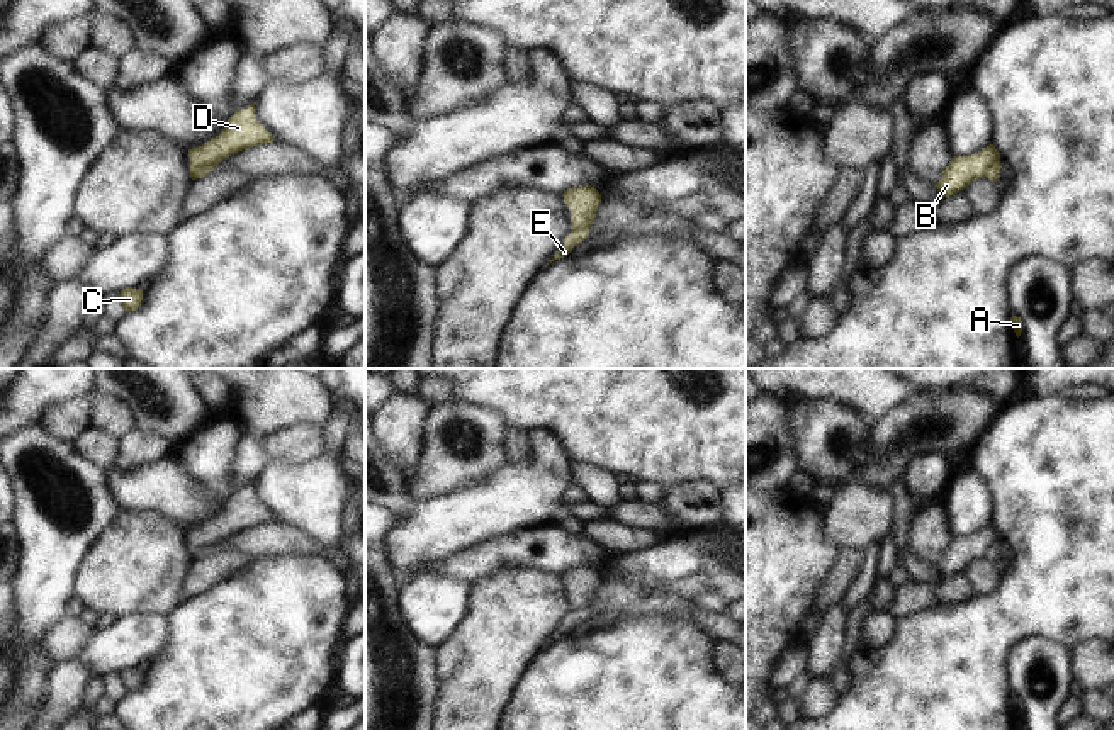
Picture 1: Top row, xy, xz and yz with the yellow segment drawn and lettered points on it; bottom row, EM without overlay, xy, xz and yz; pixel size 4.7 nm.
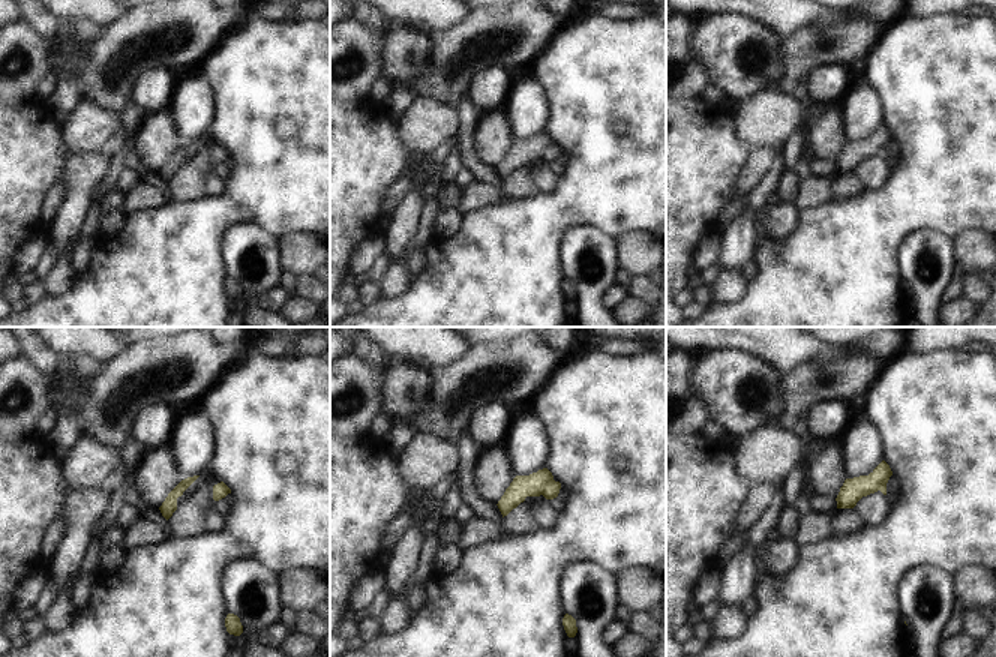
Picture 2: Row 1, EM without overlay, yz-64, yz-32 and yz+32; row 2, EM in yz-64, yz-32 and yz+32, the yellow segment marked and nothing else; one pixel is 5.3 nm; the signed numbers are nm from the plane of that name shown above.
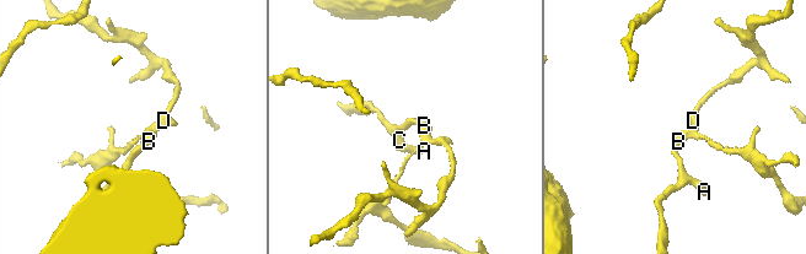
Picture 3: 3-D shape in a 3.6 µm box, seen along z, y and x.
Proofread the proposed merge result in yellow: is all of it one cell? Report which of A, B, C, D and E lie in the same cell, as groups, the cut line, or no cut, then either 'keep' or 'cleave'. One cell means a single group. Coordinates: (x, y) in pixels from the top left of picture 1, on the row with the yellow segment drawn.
A B C D / E; cut in xz along (588, 230), (571, 231); cleave

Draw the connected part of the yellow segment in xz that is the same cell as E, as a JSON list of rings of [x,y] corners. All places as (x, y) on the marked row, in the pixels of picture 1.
[[[586,229],[571,231],[571,234],[564,238],[564,248],[559,250],[557,255],[549,263],[567,256],[572,251],[572,248],[582,243],[588,236],[589,231]]]

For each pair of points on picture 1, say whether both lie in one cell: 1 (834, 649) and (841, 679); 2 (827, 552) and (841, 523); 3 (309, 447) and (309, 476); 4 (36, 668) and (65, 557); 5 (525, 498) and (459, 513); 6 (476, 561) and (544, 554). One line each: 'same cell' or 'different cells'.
1: different cells
2: different cells
3: different cells
4: same cell
5: same cell
6: same cell

